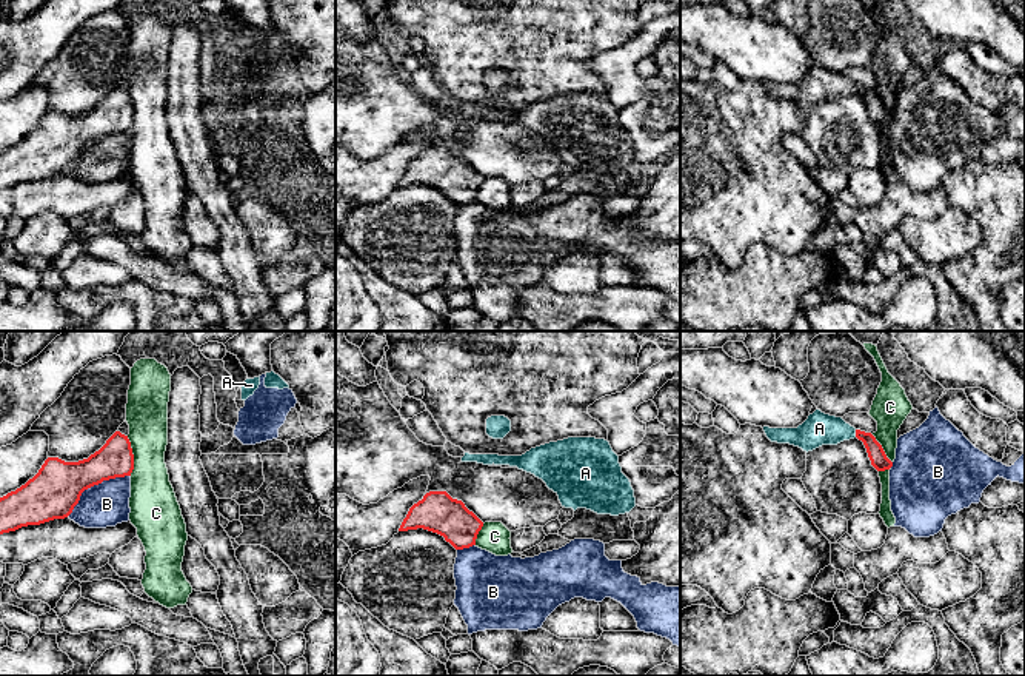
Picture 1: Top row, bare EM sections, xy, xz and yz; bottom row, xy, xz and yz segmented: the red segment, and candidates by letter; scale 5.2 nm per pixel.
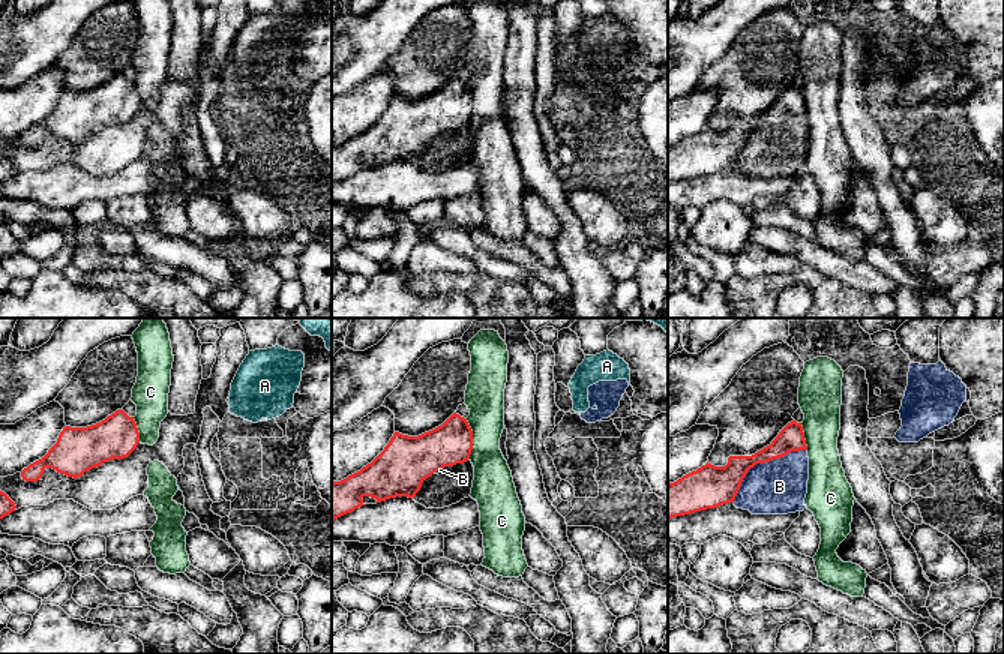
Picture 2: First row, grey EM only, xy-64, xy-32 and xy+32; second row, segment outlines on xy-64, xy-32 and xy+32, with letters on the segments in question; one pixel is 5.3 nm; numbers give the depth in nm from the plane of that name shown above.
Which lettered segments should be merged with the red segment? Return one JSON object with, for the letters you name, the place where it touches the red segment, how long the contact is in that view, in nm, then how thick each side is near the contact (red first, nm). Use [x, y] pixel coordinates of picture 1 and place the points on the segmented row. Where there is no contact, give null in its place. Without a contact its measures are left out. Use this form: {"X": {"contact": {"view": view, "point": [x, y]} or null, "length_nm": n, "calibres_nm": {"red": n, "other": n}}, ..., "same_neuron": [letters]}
{"A": {"contact": {"view": "yz", "point": [856, 433]}, "length_nm": 40, "calibres_nm": {"red": 90, "other": 170}}, "same_neuron": ["A"]}

